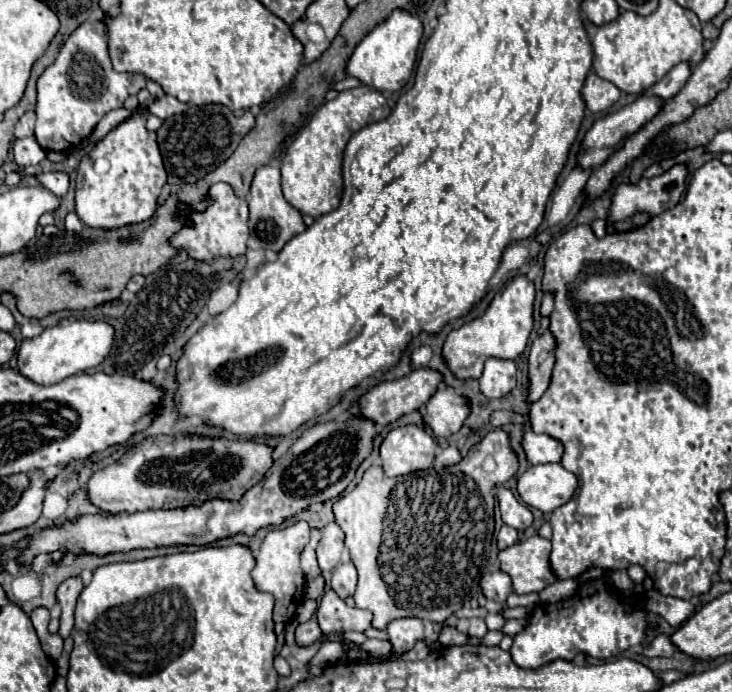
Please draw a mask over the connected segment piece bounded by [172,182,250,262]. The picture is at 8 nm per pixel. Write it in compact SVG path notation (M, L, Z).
M220 182L220 184L214 184L210 188L210 198L214 200L206 212L202 214L190 214L190 218L194 220L194 228L182 228L174 238L172 238L172 244L180 250L186 250L190 254L190 258L194 260L206 260L210 262L212 258L216 256L238 256L238 254L244 254L246 252L246 240L250 236L248 232L248 204L246 200L238 198L234 194L234 190Z

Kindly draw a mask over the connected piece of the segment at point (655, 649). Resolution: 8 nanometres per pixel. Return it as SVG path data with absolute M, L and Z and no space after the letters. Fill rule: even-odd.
M658 634L658 636L652 640L652 644L648 644L648 646L642 650L644 656L674 656L676 652L678 652L678 648L672 644L670 636L666 636L666 634Z

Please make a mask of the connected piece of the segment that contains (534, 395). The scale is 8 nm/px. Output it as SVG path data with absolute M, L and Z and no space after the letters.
M550 330L540 334L530 350L530 402L536 402L548 388L556 362L556 338Z

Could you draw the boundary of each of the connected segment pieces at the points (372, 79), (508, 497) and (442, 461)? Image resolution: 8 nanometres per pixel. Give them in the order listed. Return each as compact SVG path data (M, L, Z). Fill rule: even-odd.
M396 8L388 14L388 20L382 20L364 40L356 46L354 54L348 60L346 72L354 78L358 78L362 84L376 88L380 92L396 92L406 86L414 72L416 64L416 50L422 38L424 26L418 16L412 16L412 12L404 8Z
M504 486L498 488L498 504L500 504L500 512L502 512L504 524L508 524L508 526L512 526L516 530L526 530L526 528L532 526L534 516L530 512L530 508L520 504L514 498L514 494L508 488L504 488Z
M448 446L436 454L436 466L452 466L460 462L460 452L454 446Z

